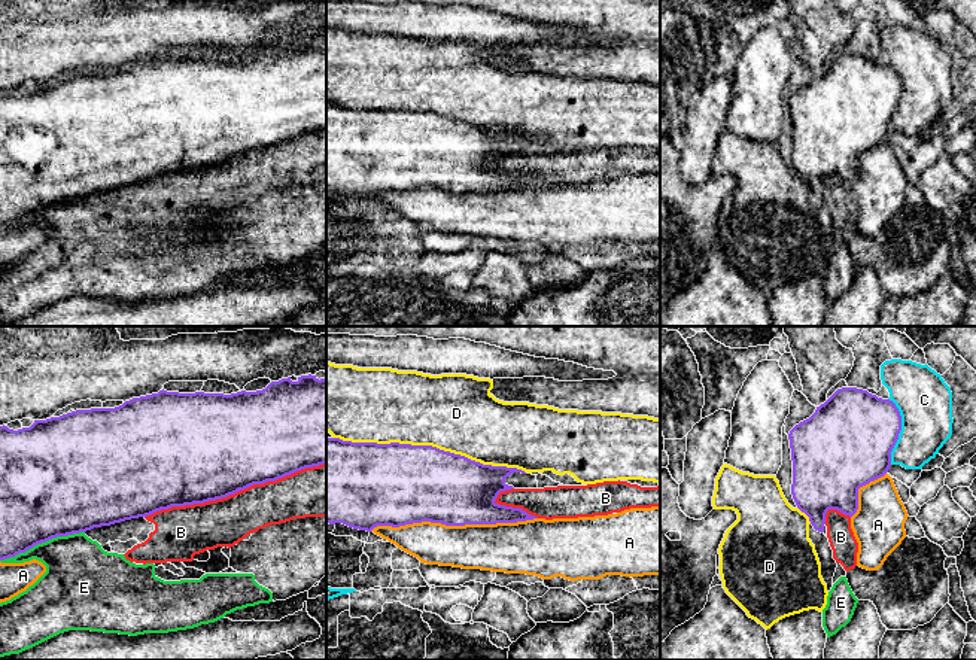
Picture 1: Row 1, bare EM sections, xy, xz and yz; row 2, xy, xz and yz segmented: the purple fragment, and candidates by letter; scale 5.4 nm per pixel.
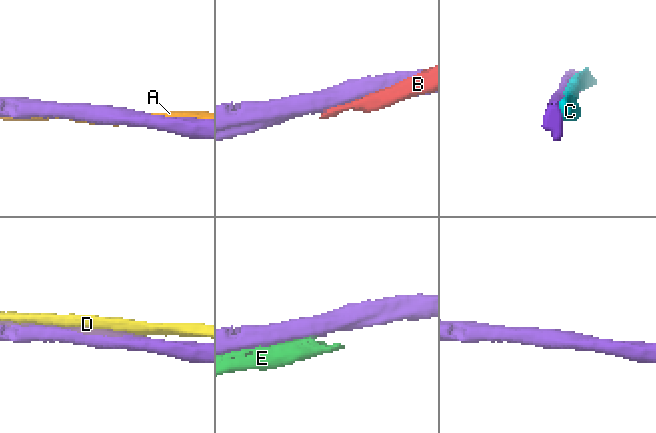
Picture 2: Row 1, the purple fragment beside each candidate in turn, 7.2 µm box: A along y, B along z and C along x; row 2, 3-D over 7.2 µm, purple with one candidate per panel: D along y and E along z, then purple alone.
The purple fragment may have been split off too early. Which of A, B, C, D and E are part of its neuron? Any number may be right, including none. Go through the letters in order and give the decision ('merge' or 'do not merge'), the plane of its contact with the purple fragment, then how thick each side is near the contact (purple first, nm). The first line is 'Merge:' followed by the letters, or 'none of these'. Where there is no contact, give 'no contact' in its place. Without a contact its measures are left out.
Merge: none of these
A: do not merge | xz | 400/260 nm
B: do not merge | xy | 500/260 nm
C: do not merge | yz | 460/300 nm
D: do not merge | xz | 420/420 nm
E: do not merge | xy | 480/360 nm

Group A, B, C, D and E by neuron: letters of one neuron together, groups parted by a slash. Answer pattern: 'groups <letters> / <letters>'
groups A / B E / C / D

